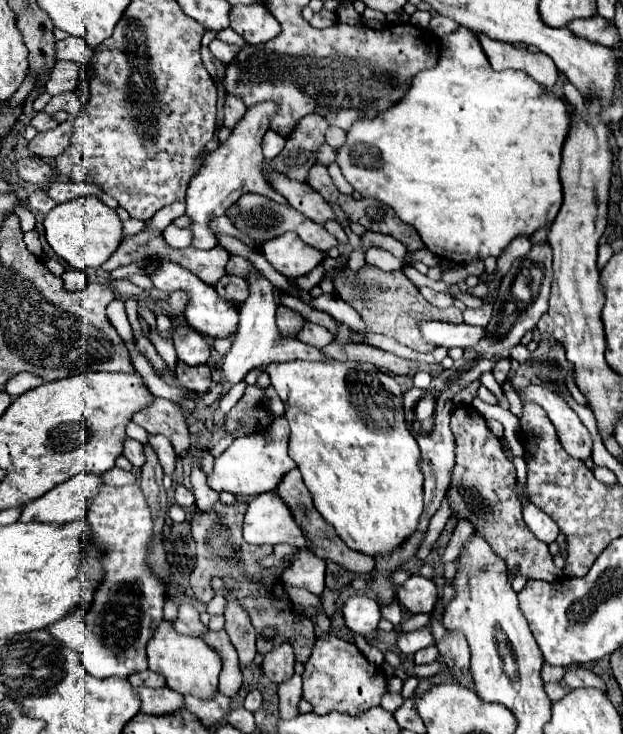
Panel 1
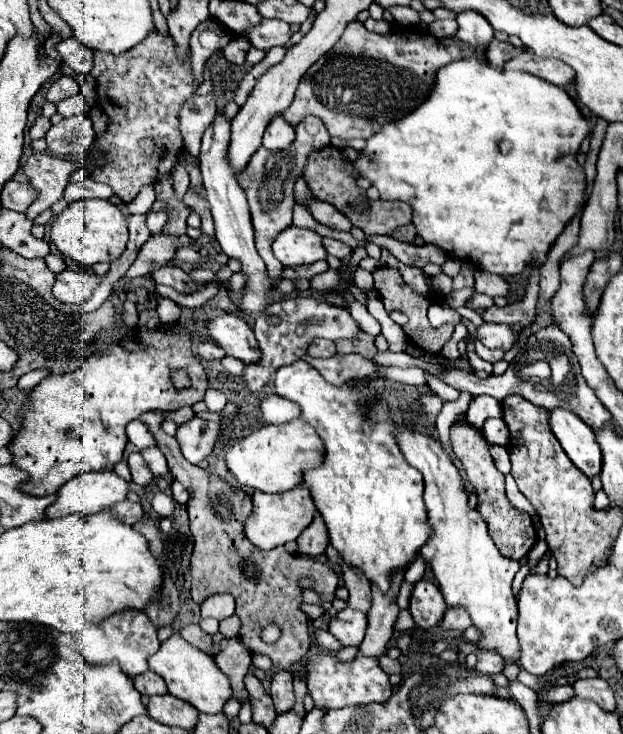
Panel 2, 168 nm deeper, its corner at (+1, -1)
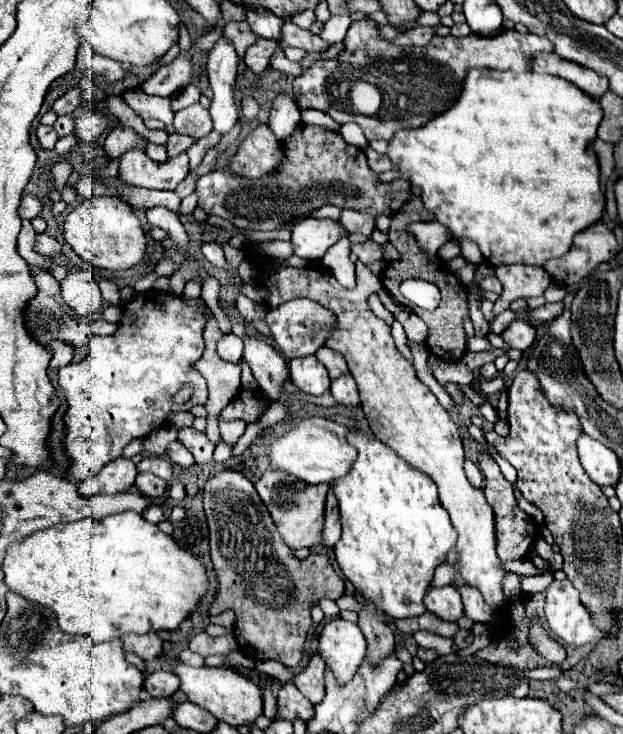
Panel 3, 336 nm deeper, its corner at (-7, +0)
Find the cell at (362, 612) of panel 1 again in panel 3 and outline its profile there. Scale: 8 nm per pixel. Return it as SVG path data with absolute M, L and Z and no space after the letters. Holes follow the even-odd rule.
M337 617L323 627L317 651L343 685L361 665L367 651L367 641L357 623Z

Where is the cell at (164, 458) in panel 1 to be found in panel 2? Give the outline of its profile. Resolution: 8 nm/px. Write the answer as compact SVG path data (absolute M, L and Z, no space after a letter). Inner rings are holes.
M145 448L145 450L141 450L141 456L145 458L145 462L151 468L153 476L165 476L169 472L167 460L165 460L165 456L159 448Z

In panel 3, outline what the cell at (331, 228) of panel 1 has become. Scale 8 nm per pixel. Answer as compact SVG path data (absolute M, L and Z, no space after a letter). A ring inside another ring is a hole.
M451 239L451 241L447 241L447 243L439 249L439 253L437 253L437 255L439 255L439 259L441 259L441 261L445 261L445 263L447 263L447 261L451 261L453 257L457 257L459 253L461 253L459 243Z

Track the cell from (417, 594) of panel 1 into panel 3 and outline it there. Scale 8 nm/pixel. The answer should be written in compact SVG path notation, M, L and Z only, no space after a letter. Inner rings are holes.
M433 587L425 595L425 607L429 613L443 621L457 621L463 615L461 595L455 587Z

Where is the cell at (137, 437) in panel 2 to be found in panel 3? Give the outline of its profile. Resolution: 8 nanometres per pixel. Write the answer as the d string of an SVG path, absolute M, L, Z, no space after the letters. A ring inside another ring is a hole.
M173 441L173 443L167 445L167 457L169 457L173 463L181 465L181 467L189 467L189 465L195 463L193 455L187 451L187 447L185 447L181 441Z

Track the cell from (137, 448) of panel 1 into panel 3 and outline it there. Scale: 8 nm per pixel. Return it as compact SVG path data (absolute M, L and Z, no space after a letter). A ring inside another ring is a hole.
M139 473L135 479L135 487L149 497L157 497L163 495L167 491L167 481L163 481L161 477L153 475L153 473Z

